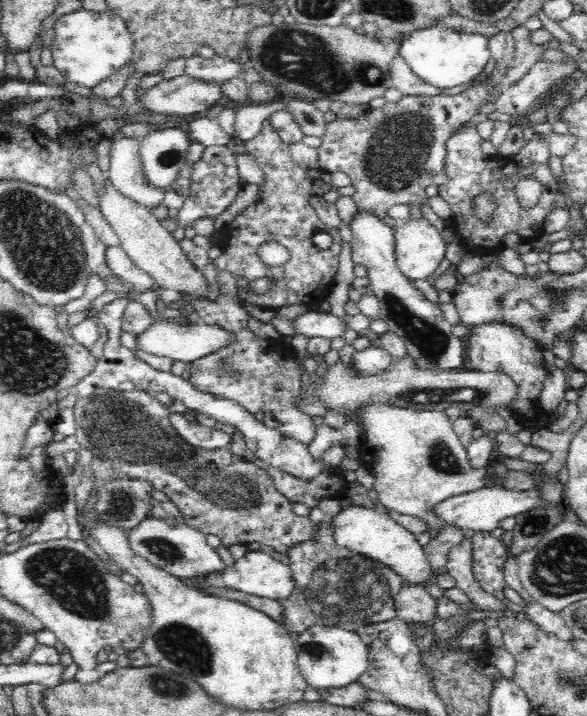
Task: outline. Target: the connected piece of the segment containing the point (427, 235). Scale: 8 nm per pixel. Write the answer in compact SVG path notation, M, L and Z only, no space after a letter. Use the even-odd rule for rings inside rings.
M424 217L420 219L406 219L395 227L394 239L396 239L395 255L397 267L406 278L410 280L426 280L432 276L438 268L444 267L447 243L442 239L441 232L436 230Z

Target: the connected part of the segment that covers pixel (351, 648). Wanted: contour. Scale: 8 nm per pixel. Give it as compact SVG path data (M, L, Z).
M311 626L294 641L297 665L308 685L315 689L339 689L358 681L369 667L368 647L357 632L337 626Z

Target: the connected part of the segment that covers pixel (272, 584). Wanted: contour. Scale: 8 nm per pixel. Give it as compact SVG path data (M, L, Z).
M249 551L238 560L235 560L233 566L227 566L219 573L213 573L211 576L200 579L204 585L212 587L232 588L248 594L264 598L273 598L282 600L288 598L295 587L295 580L291 566L283 564L274 559L271 554L260 551Z

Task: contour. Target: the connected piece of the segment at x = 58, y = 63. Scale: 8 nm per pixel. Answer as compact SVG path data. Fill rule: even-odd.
M80 8L76 12L60 16L53 28L53 65L71 85L78 84L86 88L98 86L128 63L132 56L133 41L125 29L125 23L107 9L102 13L94 13Z

